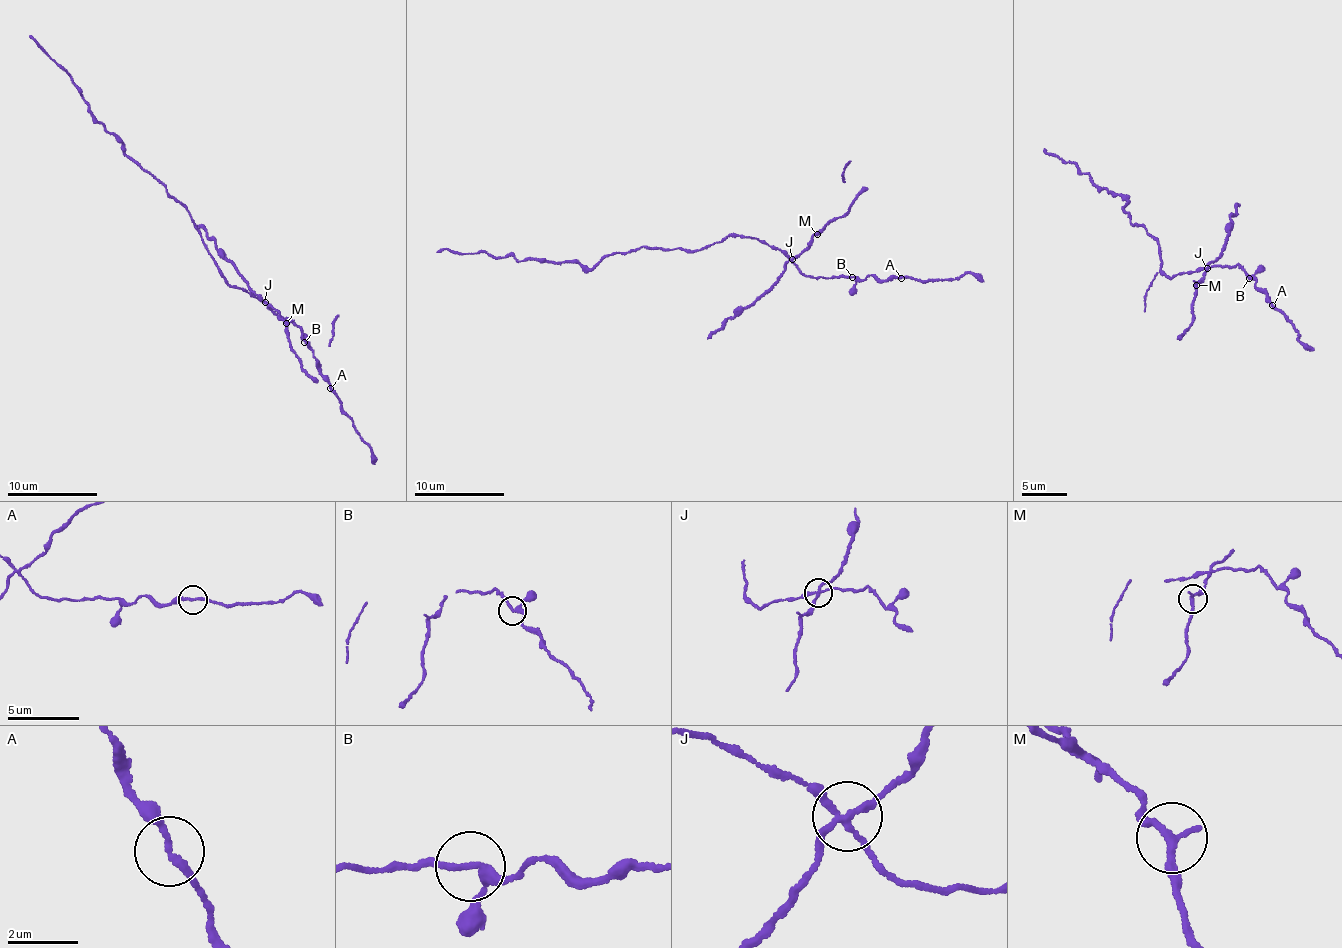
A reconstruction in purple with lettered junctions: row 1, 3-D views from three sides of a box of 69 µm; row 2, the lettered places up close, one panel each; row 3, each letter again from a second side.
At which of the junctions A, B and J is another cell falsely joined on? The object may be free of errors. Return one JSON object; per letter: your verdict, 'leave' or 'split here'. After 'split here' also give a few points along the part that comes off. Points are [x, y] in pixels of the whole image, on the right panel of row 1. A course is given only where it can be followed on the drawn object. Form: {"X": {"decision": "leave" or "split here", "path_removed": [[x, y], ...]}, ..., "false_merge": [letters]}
{"A": {"decision": "leave"}, "B": {"decision": "leave"}, "J": {"decision": "split here"}, "false_merge": ["J"]}

